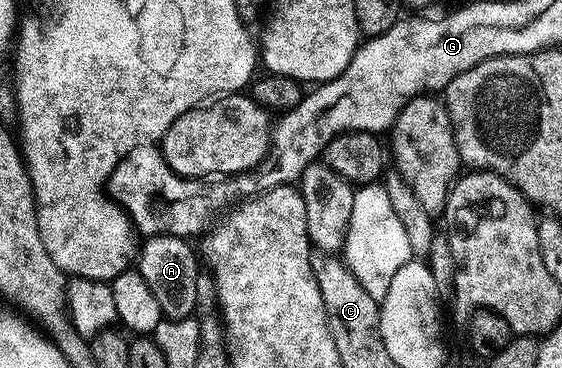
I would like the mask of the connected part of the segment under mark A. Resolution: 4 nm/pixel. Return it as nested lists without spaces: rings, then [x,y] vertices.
[[[151,236],[151,237],[148,237],[148,239],[144,241],[144,243],[145,245],[143,245],[142,248],[140,245],[139,255],[136,257],[136,260],[135,260],[135,268],[136,268],[136,271],[140,272],[141,277],[143,278],[143,282],[147,282],[147,287],[151,289],[151,295],[154,296],[154,298],[156,298],[156,300],[159,301],[159,310],[161,311],[162,317],[164,317],[164,319],[167,319],[167,320],[190,319],[190,317],[192,317],[194,313],[196,313],[197,311],[197,295],[195,294],[195,282],[197,281],[197,277],[199,275],[199,269],[197,269],[197,260],[199,264],[199,256],[198,256],[198,253],[197,253],[197,256],[195,253],[193,253],[193,248],[191,245],[189,245],[192,243],[190,243],[190,241],[186,239],[186,237],[184,236]]]

